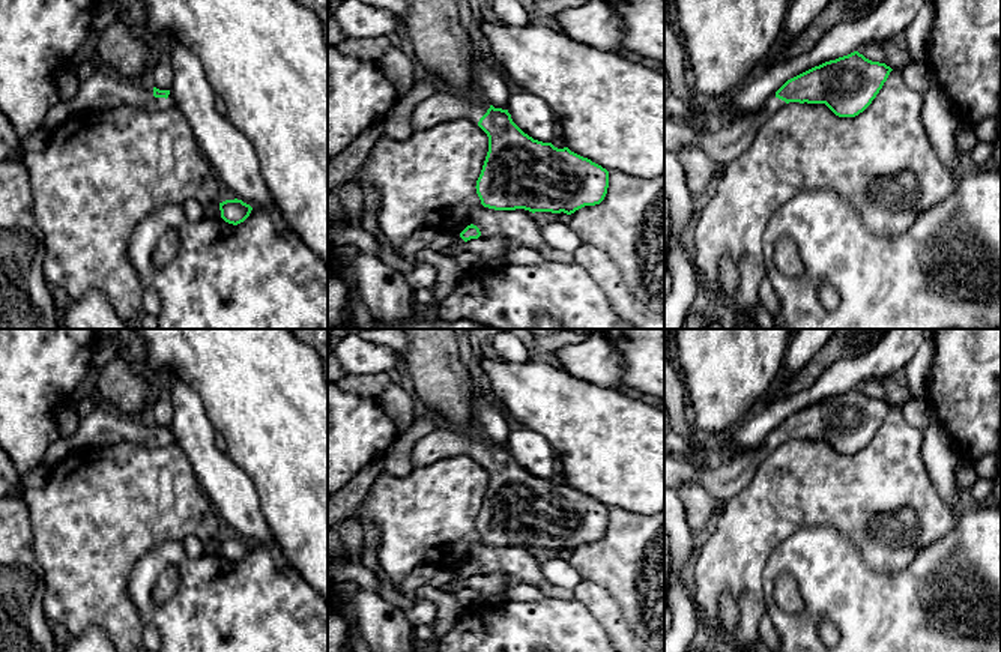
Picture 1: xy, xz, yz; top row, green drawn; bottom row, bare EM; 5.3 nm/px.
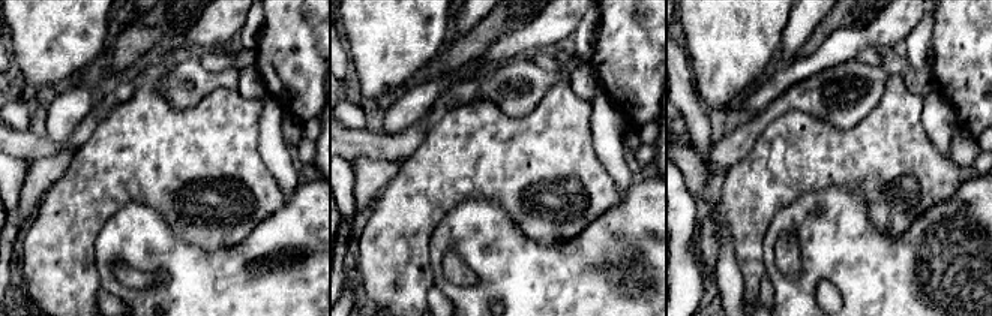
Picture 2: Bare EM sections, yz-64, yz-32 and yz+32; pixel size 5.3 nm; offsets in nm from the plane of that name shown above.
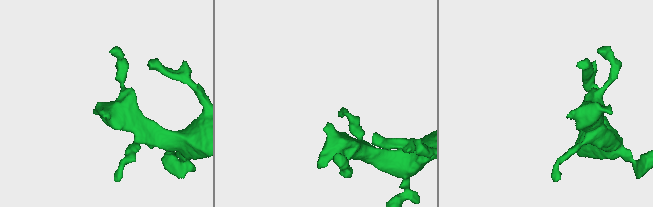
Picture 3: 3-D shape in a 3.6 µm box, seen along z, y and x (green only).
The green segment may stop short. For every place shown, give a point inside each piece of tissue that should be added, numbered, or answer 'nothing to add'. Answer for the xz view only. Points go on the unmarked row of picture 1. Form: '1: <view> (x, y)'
1: xz (441, 443)

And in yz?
1: yz (729, 478)

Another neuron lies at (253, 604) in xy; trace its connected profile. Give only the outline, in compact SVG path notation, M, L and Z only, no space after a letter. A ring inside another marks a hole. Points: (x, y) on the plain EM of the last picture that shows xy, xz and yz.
M165 542L135 562L128 578L128 596L141 620L158 628L162 637L158 652L328 652L328 602L293 566L278 566L265 545L253 545L243 559L233 562L209 553L191 559L182 542ZM170 565L179 571L179 586L167 602L158 605L153 589Z

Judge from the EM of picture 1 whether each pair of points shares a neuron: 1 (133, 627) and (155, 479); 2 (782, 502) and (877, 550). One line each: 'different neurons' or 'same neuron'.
1: same neuron
2: same neuron

